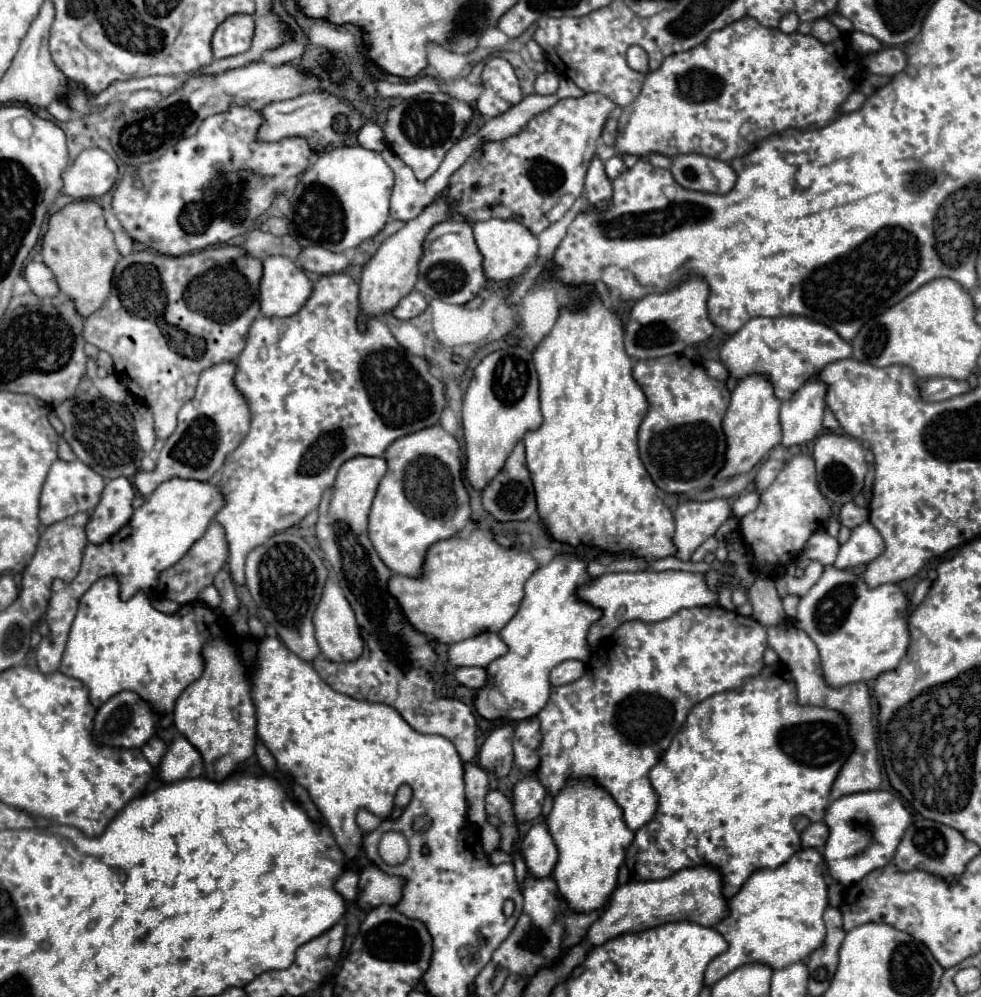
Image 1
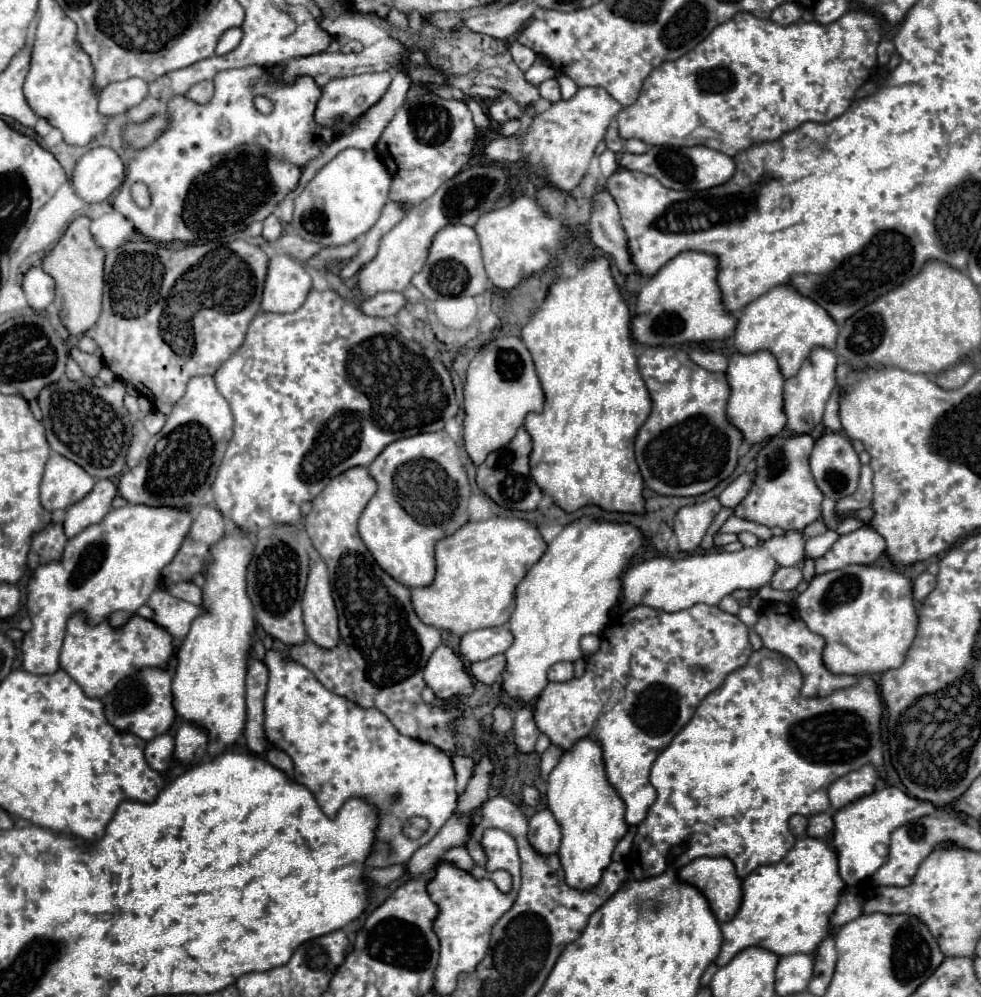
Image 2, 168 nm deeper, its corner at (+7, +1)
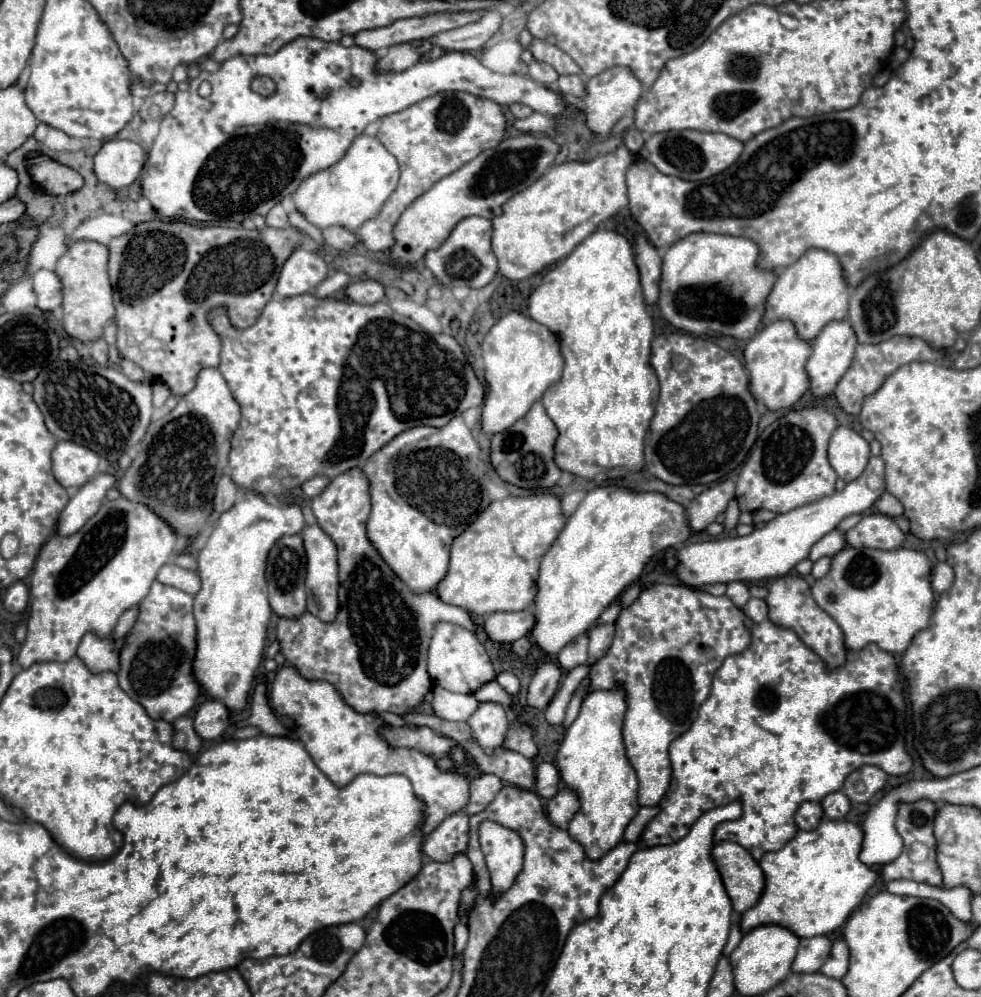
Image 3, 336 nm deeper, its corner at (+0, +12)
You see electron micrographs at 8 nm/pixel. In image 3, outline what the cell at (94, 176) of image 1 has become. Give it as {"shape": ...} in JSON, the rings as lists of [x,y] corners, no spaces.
{"shape":[[[110,139],[94,157],[94,171],[100,181],[112,189],[124,189],[136,183],[146,161],[146,151],[134,141]]]}

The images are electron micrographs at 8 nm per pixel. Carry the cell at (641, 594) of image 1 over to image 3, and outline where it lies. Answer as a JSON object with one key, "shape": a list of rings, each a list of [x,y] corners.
{"shape":[[[870,457],[864,473],[850,481],[842,491],[836,491],[820,501],[802,505],[788,513],[776,515],[764,527],[756,529],[746,537],[720,537],[702,543],[684,545],[678,551],[680,565],[676,567],[676,575],[692,587],[708,585],[708,583],[730,583],[730,581],[768,581],[774,577],[788,575],[800,561],[808,559],[810,549],[816,541],[820,541],[826,533],[834,531],[842,519],[854,513],[862,513],[876,503],[876,499],[886,491],[884,481],[884,461],[880,457]]]}

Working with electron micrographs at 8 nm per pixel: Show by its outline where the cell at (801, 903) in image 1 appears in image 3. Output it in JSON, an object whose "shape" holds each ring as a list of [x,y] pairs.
{"shape":[[[824,819],[824,821],[820,821],[820,825],[814,831],[798,831],[796,837],[792,841],[788,841],[788,845],[784,845],[784,849],[766,853],[760,859],[760,867],[766,875],[766,889],[764,889],[760,901],[742,915],[742,931],[746,933],[758,925],[776,923],[776,925],[788,927],[798,937],[834,933],[838,927],[842,927],[846,923],[846,919],[862,903],[866,893],[874,887],[876,879],[880,877],[878,871],[874,871],[872,867],[868,867],[860,861],[858,855],[862,851],[862,841],[864,841],[864,831],[862,831],[860,823],[852,823],[852,821],[844,821],[844,819],[840,819],[840,821]]]}

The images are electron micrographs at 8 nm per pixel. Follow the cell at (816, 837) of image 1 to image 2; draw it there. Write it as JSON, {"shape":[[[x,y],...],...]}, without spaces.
{"shape":[[[817,814],[809,818],[809,826],[807,826],[807,836],[811,838],[825,838],[829,832],[833,830],[833,820],[831,814]]]}

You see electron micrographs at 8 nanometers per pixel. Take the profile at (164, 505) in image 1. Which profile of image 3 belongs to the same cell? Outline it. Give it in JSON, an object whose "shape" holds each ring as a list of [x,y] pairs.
{"shape":[[[124,497],[104,501],[98,513],[90,517],[78,533],[70,537],[52,535],[38,553],[36,569],[32,571],[30,619],[26,641],[18,653],[20,667],[26,669],[42,661],[68,661],[76,655],[76,649],[88,631],[96,633],[98,637],[110,637],[118,617],[148,595],[158,569],[170,561],[176,539],[178,535],[172,533],[172,529],[168,529],[168,525],[164,525],[156,513],[152,513],[146,505],[136,505]]]}

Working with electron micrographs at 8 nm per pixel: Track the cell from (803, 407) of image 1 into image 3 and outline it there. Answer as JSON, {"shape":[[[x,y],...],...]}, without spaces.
{"shape":[[[848,319],[830,321],[814,339],[812,357],[806,371],[810,375],[810,389],[816,397],[824,397],[834,391],[836,381],[846,373],[852,363],[854,349],[858,345],[856,333]]]}

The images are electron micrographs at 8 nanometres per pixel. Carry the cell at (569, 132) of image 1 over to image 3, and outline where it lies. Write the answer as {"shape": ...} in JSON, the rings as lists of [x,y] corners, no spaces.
{"shape":[[[628,67],[606,69],[604,73],[598,73],[596,77],[590,77],[586,81],[586,87],[588,87],[588,95],[584,97],[586,123],[594,133],[598,133],[602,137],[606,137],[612,131],[612,127],[616,125],[616,121],[638,103],[642,91],[644,91],[644,85],[638,81],[638,77]]]}

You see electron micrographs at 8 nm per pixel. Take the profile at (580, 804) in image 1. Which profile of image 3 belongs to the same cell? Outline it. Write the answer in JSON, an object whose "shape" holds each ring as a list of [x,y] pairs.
{"shape":[[[616,683],[614,689],[590,691],[582,701],[576,721],[568,727],[556,757],[562,781],[580,793],[580,809],[568,825],[568,833],[584,845],[584,851],[592,859],[602,857],[622,841],[626,825],[640,809],[636,771],[626,757],[622,739],[626,709],[626,689],[622,683]]]}

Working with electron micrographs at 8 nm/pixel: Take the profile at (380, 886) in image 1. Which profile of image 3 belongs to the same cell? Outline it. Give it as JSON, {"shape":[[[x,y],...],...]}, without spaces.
{"shape":[[[480,703],[466,723],[470,725],[472,735],[478,739],[488,755],[494,755],[500,749],[508,729],[508,717],[502,705]]]}

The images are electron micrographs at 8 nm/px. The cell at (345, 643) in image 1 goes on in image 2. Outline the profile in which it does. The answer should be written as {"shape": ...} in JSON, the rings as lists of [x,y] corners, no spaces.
{"shape":[[[311,560],[311,572],[303,594],[303,620],[309,640],[317,646],[335,648],[339,644],[337,610],[323,560]]]}

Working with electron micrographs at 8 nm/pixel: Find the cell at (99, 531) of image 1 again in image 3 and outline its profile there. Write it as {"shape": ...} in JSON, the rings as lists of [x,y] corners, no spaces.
{"shape":[[[102,473],[102,475],[94,477],[92,481],[88,481],[70,499],[70,503],[62,511],[62,515],[58,519],[58,535],[62,535],[62,537],[74,535],[88,521],[88,517],[92,517],[96,513],[102,499],[106,497],[106,491],[110,487],[114,487],[114,483],[116,483],[116,479],[108,473]]]}

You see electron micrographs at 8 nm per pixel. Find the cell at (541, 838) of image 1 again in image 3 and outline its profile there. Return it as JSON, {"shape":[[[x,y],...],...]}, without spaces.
{"shape":[[[564,787],[556,797],[552,797],[546,805],[546,811],[548,811],[548,819],[560,827],[560,829],[566,829],[570,819],[576,815],[576,811],[580,809],[580,799],[576,795],[576,791]]]}

